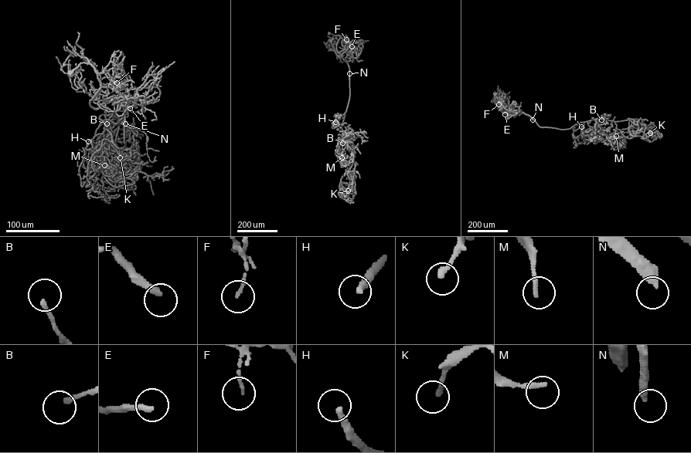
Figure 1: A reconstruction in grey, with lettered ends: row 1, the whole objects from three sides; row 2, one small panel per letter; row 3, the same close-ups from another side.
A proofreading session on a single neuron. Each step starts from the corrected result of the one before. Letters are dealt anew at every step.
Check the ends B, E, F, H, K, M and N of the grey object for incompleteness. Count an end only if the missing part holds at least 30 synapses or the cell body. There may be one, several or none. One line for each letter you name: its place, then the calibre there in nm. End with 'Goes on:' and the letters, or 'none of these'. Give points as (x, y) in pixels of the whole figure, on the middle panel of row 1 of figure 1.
E: place (352, 46); calibre 280 nm
H: place (335, 122); calibre 280 nm
N: place (349, 73); calibre 360 nm
Goes on: E, H, N

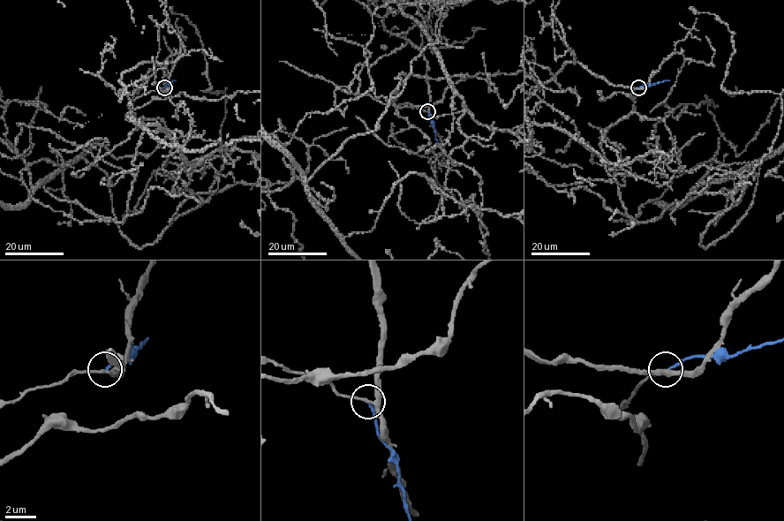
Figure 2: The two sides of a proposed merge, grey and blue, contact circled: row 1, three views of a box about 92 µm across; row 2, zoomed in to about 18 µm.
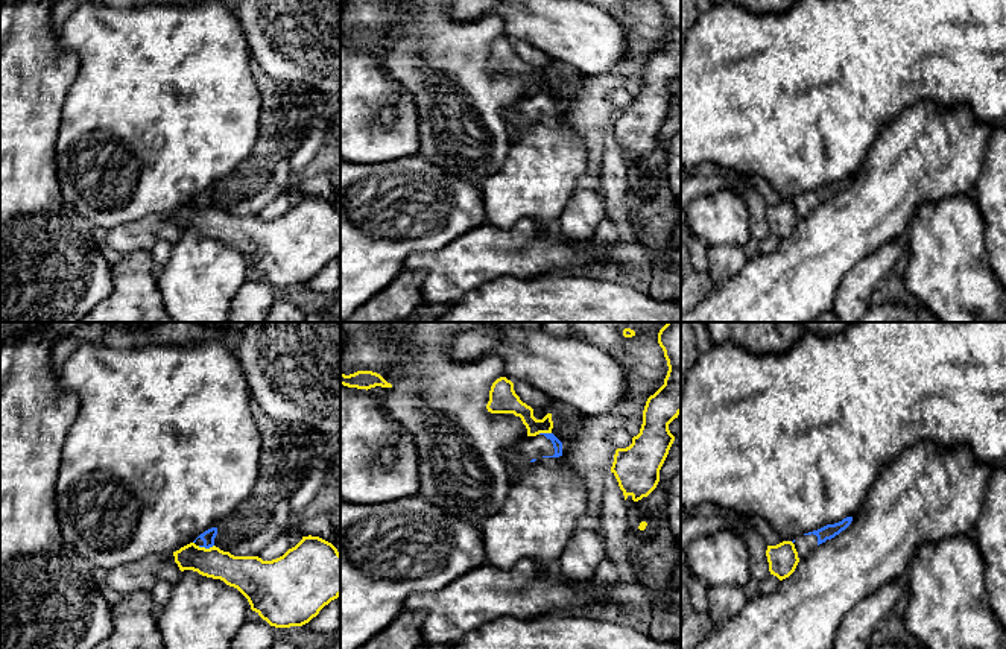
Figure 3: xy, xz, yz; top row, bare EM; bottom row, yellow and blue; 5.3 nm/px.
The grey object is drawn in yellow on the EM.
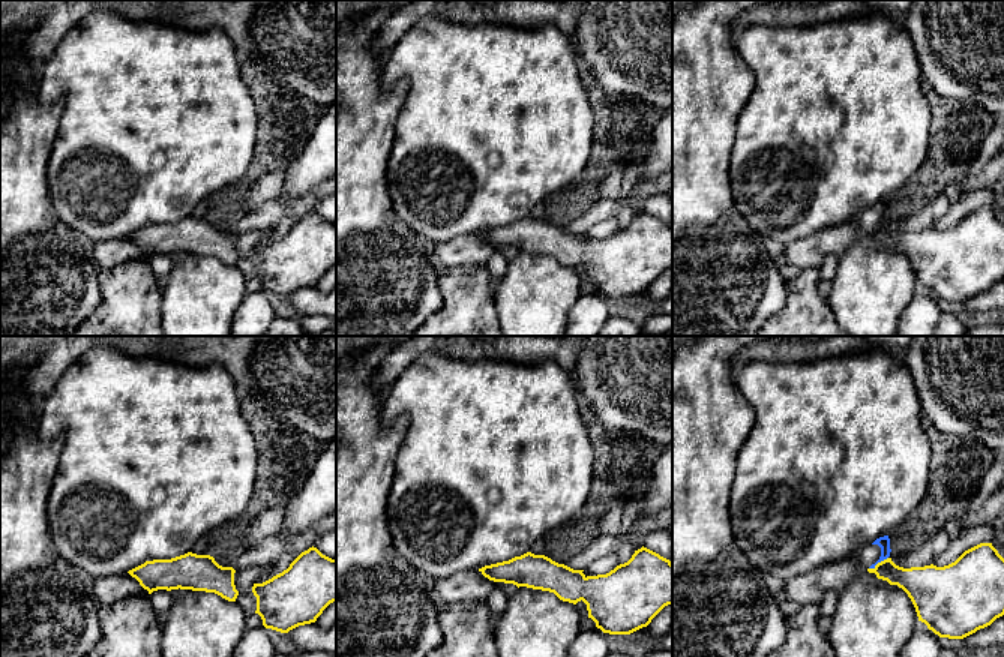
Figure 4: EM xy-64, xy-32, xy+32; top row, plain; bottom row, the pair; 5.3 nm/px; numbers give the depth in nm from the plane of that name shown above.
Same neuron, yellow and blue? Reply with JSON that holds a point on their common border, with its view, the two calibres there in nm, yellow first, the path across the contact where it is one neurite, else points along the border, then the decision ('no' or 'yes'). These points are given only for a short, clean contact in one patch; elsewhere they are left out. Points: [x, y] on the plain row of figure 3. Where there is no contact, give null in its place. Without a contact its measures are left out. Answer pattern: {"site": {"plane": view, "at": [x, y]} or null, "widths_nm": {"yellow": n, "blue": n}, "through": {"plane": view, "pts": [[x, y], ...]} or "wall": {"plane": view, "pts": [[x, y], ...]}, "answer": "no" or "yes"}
{"site": {"plane": "xy", "at": [204, 207]}, "widths_nm": {"yellow": 180, "blue": 70}, "wall": {"plane": "xy", "pts": [[213, 204], [208, 207], [198, 205]]}, "answer": "no"}

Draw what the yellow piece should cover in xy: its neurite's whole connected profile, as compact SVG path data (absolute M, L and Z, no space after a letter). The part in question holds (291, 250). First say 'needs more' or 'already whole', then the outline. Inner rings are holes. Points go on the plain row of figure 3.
already whole | M302 196L295 207L272 220L234 216L216 205L205 208L195 202L173 211L173 216L181 231L193 230L237 248L248 258L251 269L275 287L302 286L340 255L340 213L319 196Z

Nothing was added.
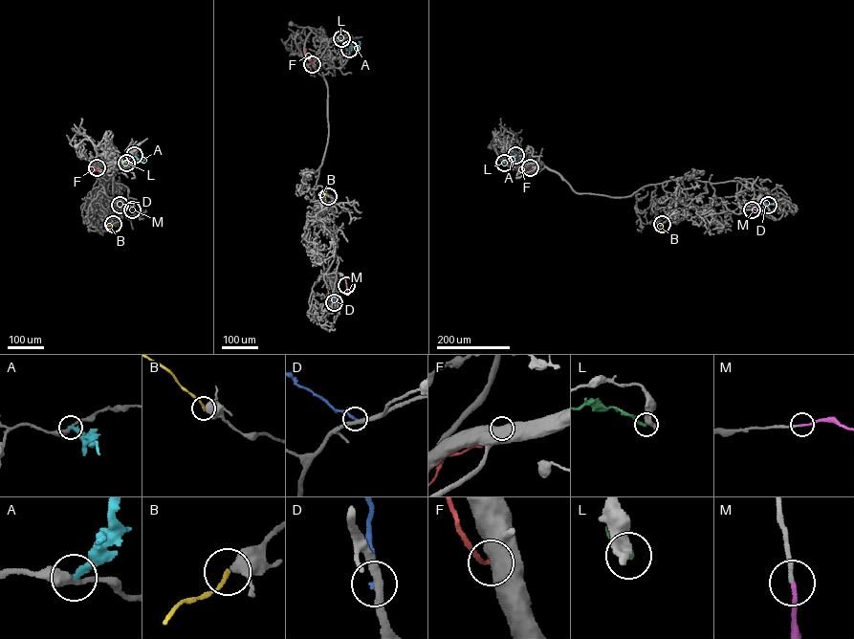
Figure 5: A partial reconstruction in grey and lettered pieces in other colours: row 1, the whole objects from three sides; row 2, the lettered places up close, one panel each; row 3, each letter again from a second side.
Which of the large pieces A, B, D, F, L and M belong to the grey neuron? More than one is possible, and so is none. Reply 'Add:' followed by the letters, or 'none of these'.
Add: M

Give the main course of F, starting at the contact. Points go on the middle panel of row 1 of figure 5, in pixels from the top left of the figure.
F: (312, 64), (305, 49)

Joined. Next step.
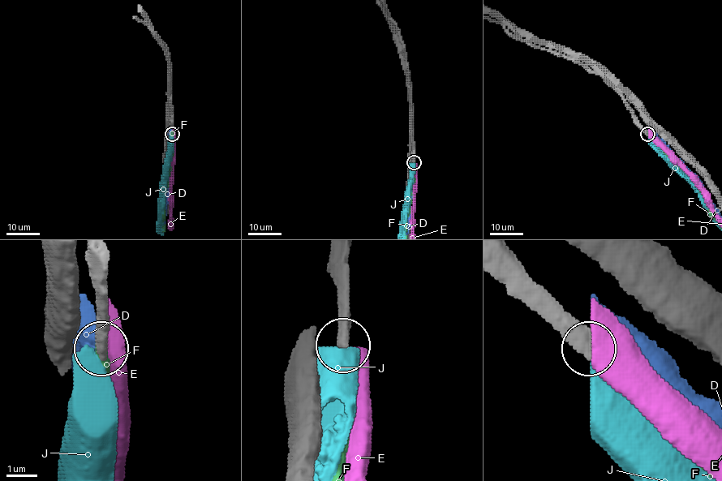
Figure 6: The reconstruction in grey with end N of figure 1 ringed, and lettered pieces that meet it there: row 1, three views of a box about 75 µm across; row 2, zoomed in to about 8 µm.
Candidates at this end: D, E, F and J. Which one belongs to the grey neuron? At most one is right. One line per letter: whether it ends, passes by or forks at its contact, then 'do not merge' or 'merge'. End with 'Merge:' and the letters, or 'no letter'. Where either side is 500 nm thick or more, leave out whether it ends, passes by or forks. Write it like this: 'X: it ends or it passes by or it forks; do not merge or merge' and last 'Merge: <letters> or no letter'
D: do not merge
E: do not merge
F: merge
J: do not merge
Merge: F

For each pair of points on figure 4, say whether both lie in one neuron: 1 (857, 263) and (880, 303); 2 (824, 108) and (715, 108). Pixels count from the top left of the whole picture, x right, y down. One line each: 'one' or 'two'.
1: one
2: two

